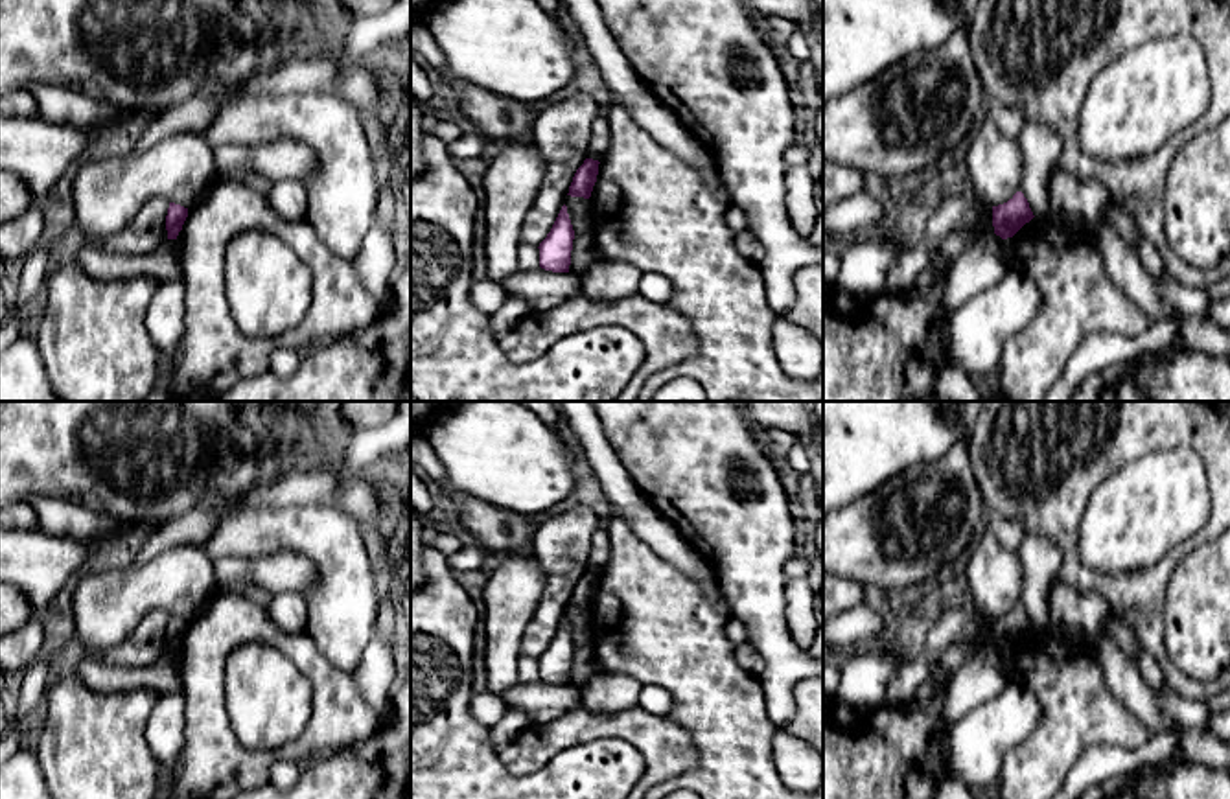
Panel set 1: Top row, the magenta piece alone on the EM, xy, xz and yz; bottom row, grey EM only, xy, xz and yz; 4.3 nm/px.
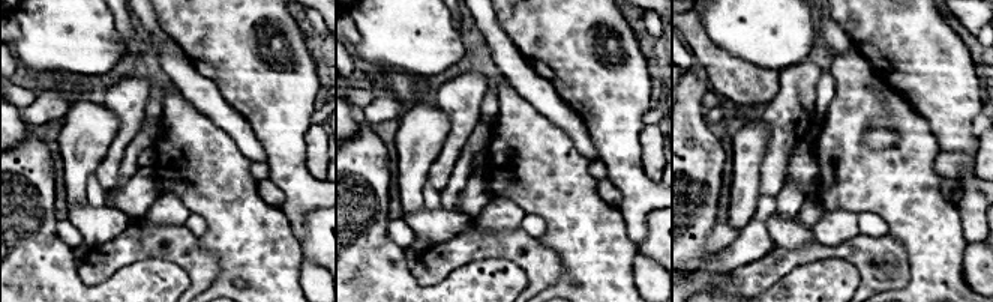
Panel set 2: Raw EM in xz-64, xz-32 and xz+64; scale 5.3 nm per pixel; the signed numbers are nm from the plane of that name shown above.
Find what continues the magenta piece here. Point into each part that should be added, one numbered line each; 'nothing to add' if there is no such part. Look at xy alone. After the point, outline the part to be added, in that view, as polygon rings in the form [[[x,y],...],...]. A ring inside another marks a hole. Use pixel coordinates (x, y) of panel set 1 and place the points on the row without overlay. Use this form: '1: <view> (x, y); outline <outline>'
nothing to add

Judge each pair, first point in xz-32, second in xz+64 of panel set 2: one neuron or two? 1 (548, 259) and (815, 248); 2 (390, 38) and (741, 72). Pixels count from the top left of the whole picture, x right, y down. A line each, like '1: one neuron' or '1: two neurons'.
1: one neuron
2: two neurons

